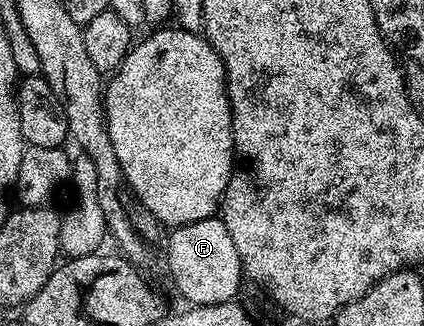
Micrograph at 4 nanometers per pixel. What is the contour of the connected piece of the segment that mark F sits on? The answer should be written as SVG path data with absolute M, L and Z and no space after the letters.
M202 218L198 222L181 224L173 227L168 236L168 272L172 275L172 284L185 296L192 306L202 304L227 304L237 299L236 291L240 288L240 280L244 276L244 266L234 246L234 238L230 238L230 230L226 230L224 220L220 218Z

